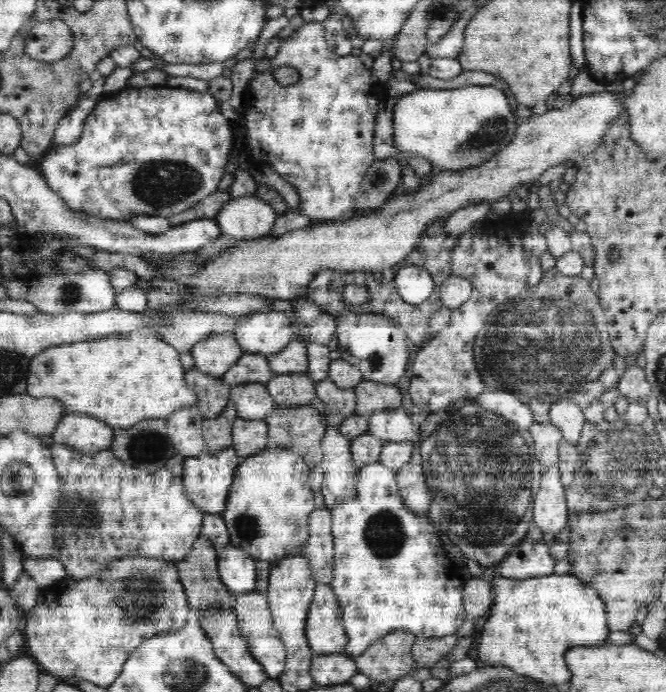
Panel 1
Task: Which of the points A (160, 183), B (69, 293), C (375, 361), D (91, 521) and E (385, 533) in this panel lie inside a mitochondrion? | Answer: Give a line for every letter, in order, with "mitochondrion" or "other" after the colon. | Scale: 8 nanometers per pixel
A: mitochondrion
B: mitochondrion
C: mitochondrion
D: mitochondrion
E: mitochondrion

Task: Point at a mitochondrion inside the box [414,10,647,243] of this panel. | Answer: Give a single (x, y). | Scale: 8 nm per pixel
(494, 130)

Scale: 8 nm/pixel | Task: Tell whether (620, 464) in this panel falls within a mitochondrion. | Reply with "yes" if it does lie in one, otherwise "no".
yes

